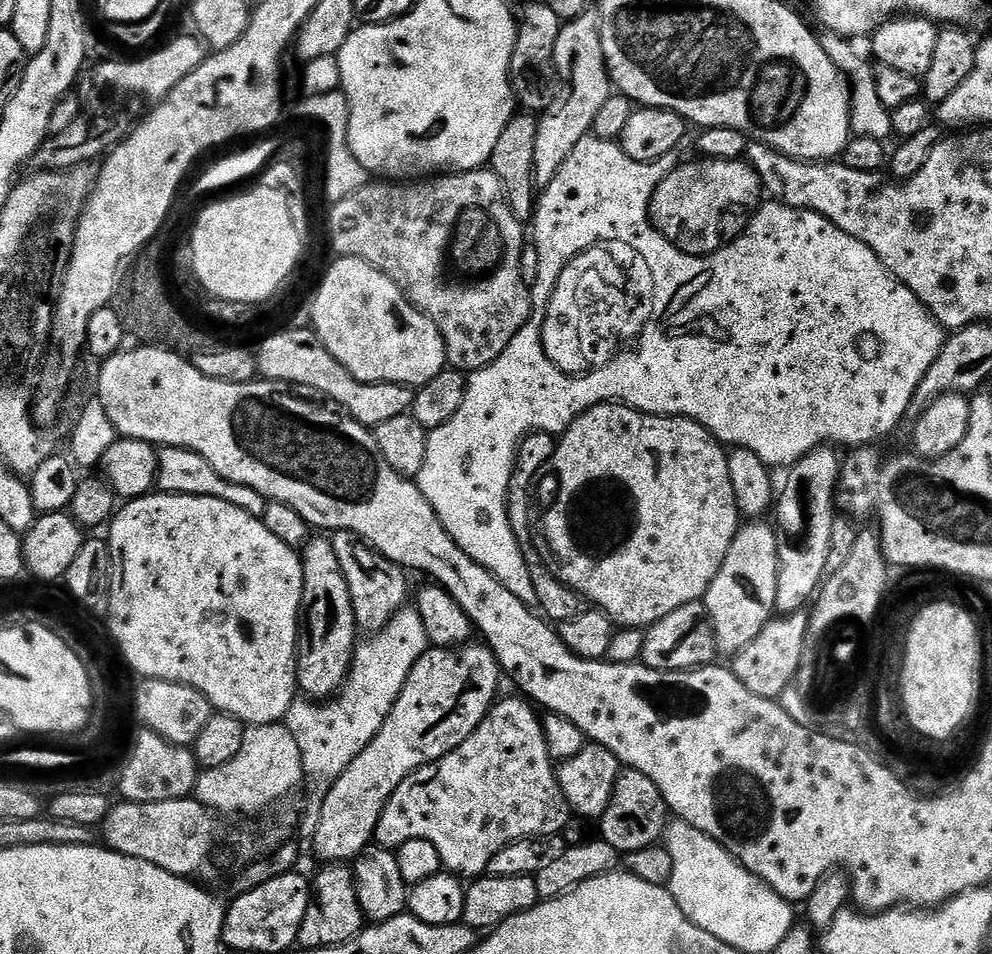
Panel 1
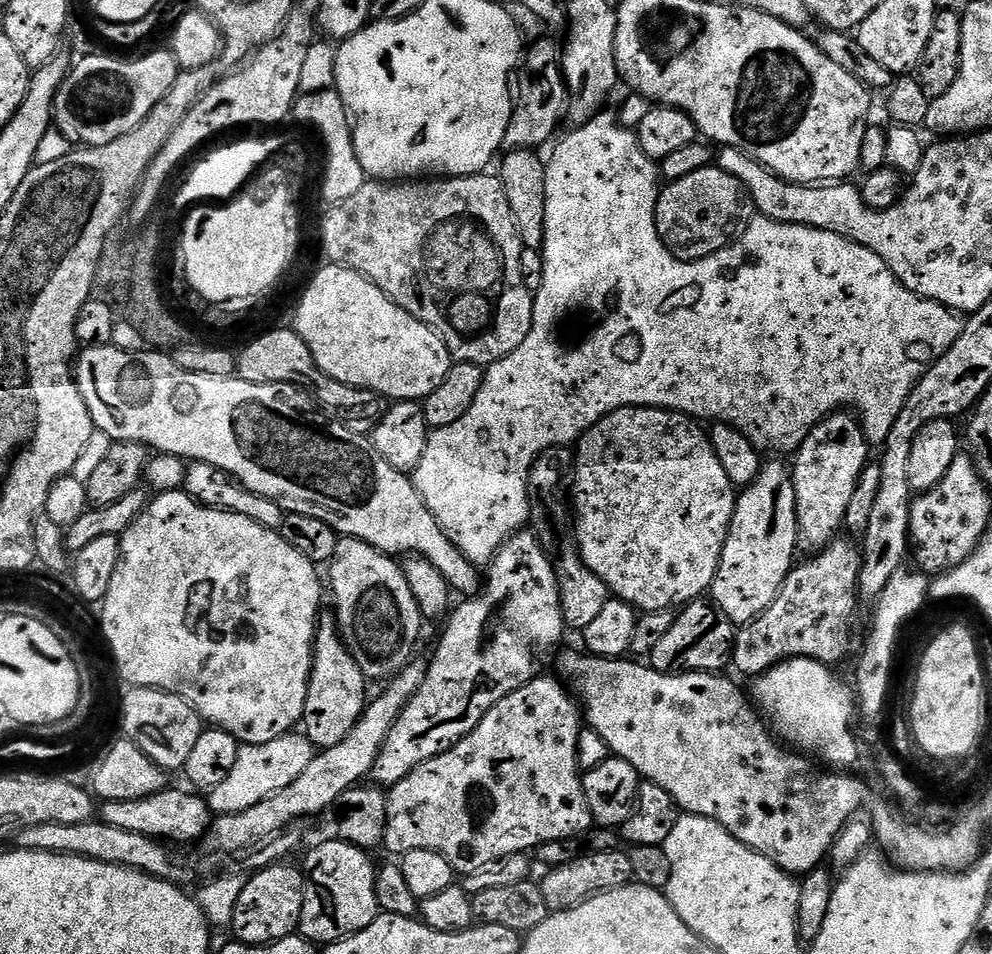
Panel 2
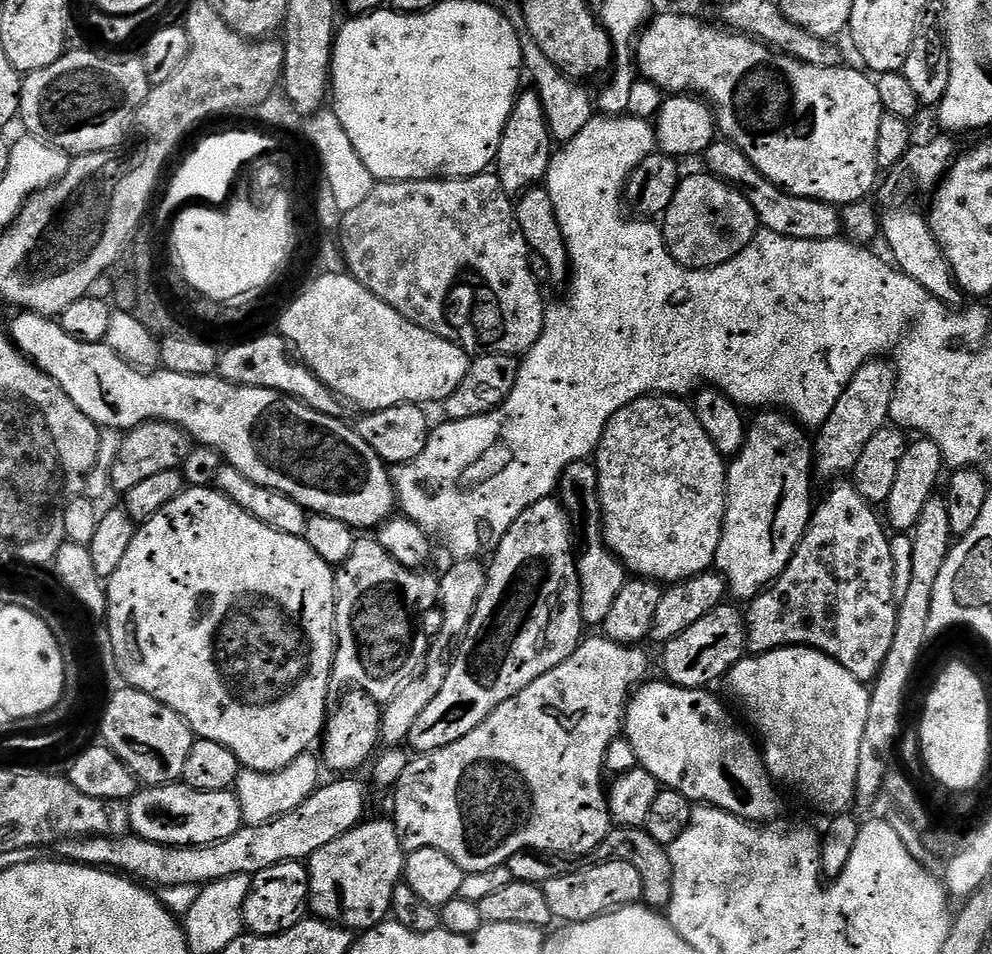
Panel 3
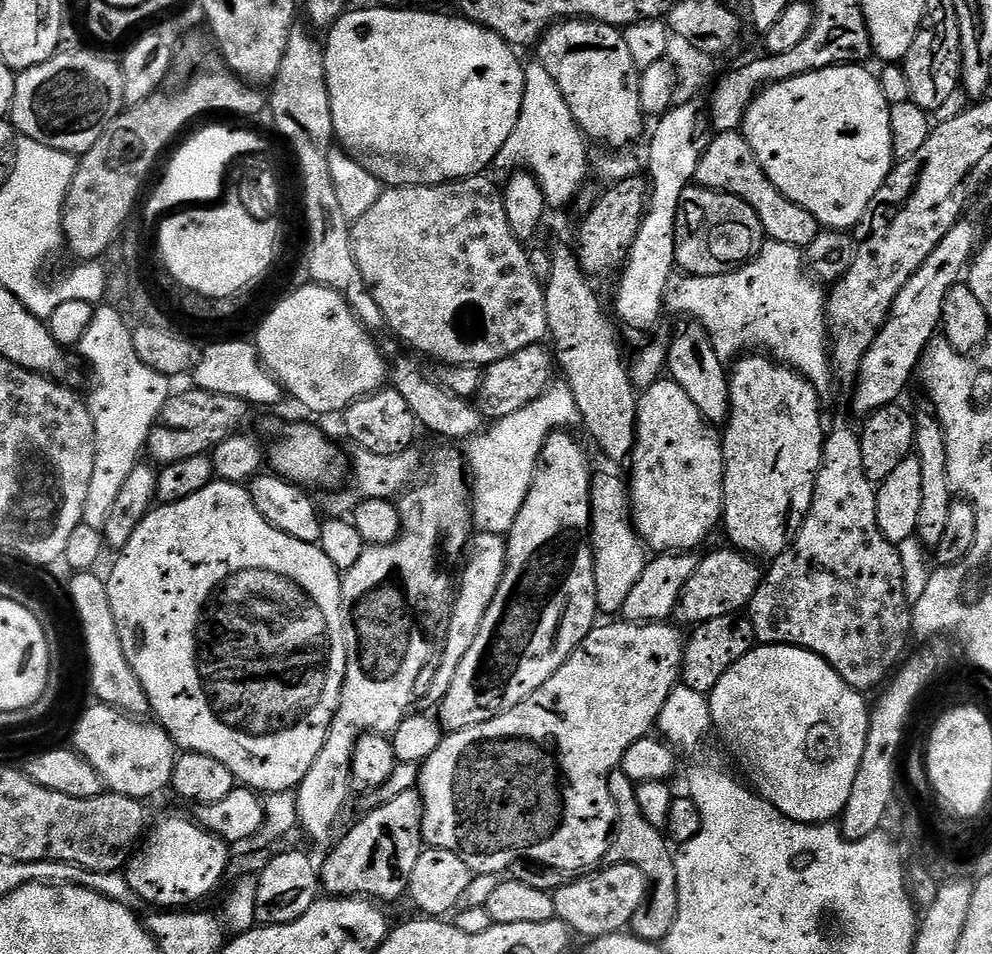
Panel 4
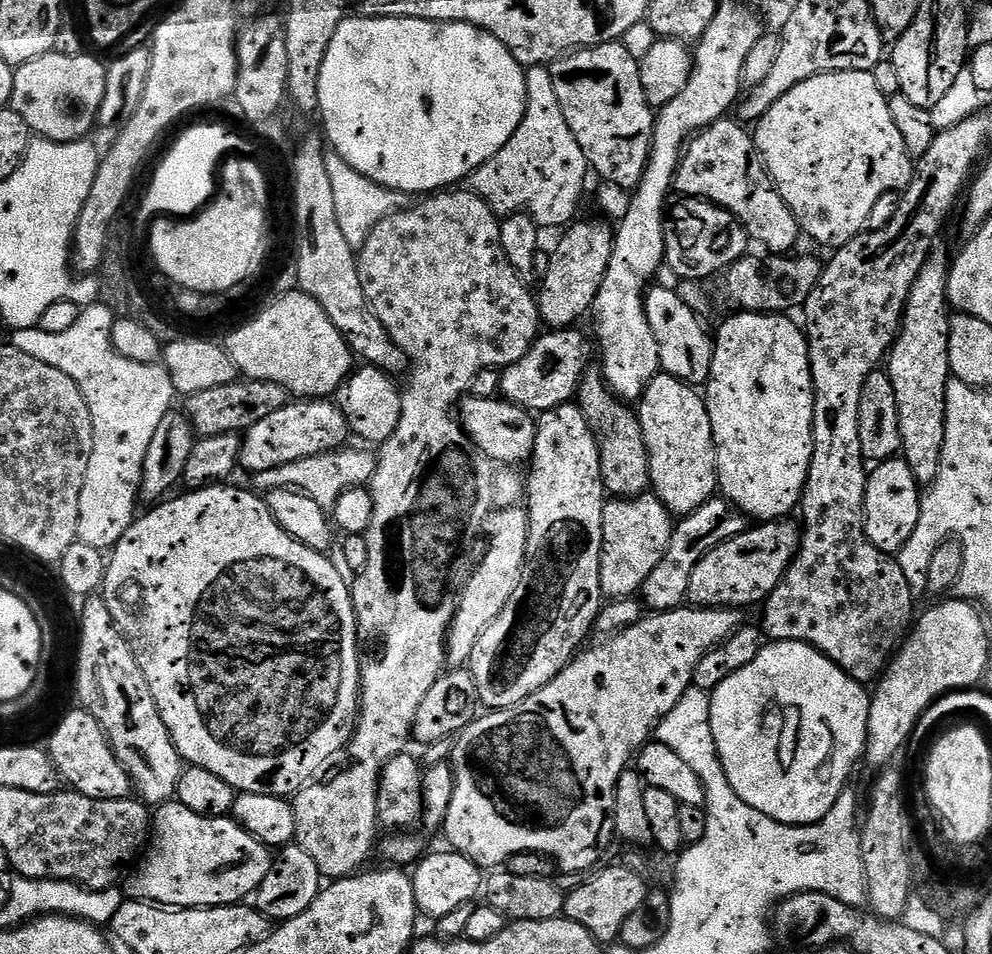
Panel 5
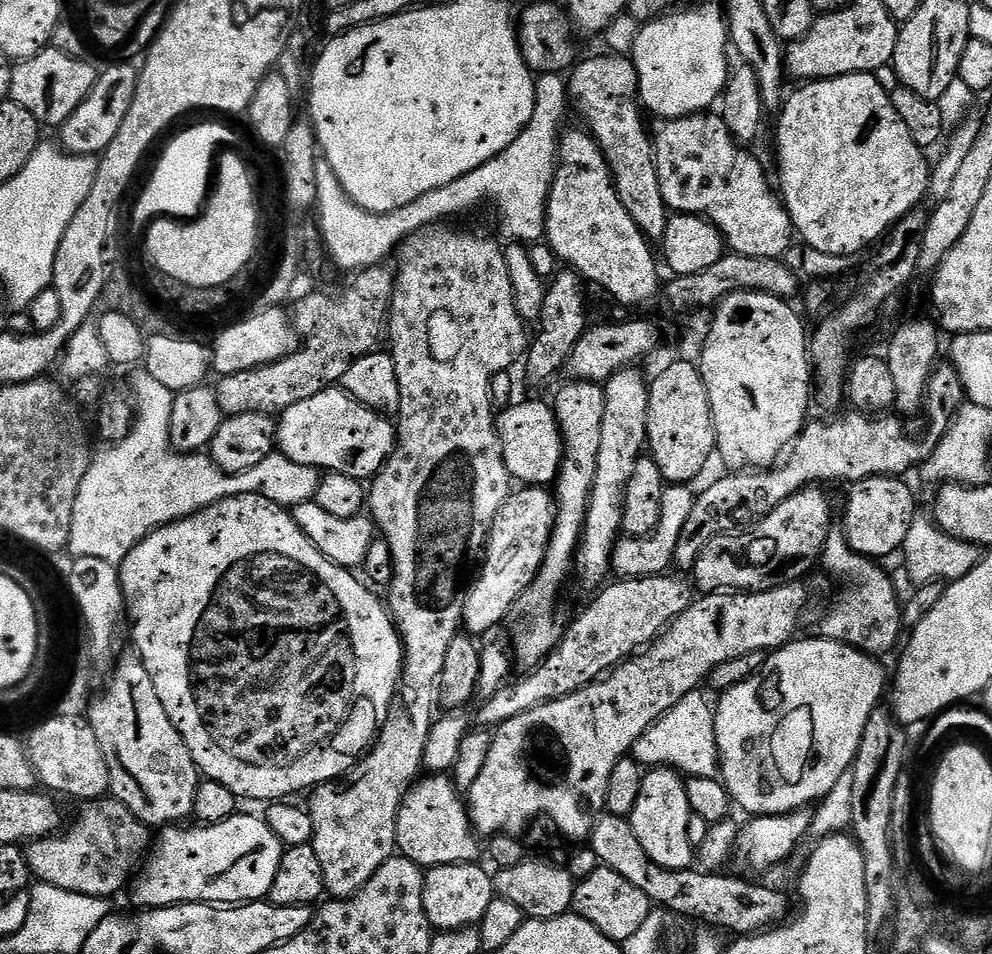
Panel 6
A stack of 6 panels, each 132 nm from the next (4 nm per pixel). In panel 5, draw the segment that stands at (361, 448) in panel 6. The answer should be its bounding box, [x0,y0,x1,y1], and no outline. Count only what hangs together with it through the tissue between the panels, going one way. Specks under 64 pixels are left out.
[239,398,349,474]

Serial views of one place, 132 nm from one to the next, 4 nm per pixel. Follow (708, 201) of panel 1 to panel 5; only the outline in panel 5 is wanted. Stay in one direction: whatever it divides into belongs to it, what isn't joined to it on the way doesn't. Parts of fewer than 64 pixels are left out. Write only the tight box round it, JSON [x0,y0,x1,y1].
[666,198,750,282]

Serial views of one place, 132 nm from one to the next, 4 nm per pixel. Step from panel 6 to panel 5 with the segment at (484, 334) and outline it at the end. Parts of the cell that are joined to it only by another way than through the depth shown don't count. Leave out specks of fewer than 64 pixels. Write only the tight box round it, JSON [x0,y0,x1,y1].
[291,190,542,881]

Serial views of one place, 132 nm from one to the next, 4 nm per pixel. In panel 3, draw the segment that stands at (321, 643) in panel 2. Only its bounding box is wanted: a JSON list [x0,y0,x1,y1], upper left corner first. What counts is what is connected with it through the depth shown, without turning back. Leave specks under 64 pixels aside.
[319,690,382,774]

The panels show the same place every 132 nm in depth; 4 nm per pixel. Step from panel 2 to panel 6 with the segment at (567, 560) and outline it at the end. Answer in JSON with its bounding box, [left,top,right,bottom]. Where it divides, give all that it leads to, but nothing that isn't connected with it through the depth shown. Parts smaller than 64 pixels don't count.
[611,484,697,580]

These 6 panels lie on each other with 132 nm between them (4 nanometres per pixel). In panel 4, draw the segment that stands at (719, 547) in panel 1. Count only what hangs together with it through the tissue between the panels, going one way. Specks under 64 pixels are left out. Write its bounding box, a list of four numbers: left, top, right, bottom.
[630,378,724,554]

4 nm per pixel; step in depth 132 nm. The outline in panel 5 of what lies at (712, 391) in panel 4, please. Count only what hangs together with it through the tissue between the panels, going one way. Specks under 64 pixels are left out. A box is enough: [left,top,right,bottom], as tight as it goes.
[647,287,712,386]

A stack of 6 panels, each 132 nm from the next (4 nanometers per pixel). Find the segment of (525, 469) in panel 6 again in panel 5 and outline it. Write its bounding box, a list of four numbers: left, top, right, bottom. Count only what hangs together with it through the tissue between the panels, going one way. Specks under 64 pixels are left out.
[458,394,537,466]

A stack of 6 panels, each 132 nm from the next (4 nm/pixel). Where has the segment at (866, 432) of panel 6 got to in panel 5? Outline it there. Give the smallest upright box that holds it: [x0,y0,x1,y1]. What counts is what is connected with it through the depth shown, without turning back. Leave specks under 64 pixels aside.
[639,498,750,612]

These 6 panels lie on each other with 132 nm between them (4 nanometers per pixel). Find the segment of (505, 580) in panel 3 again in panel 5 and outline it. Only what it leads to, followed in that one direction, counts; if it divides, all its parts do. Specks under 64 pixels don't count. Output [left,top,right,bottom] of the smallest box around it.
[470,403,606,710]

